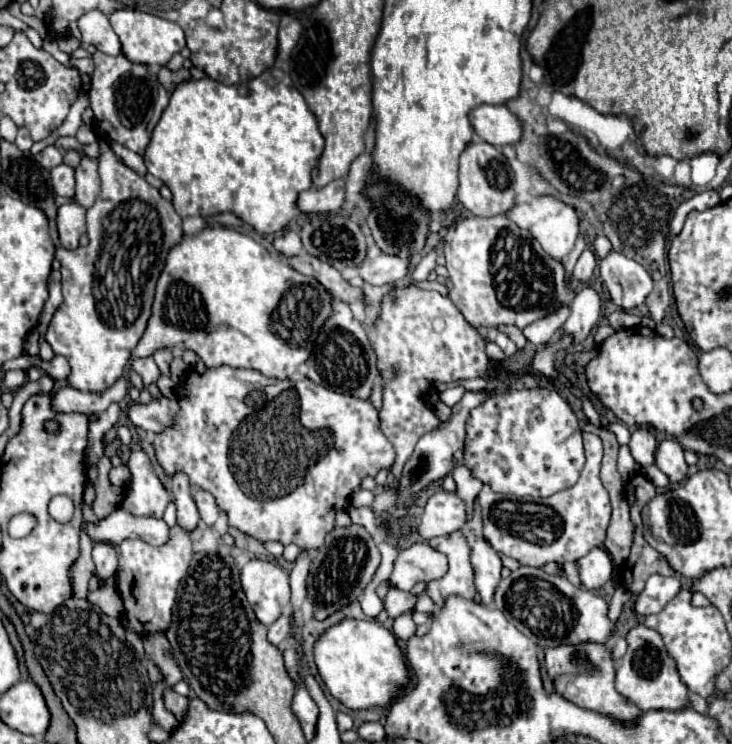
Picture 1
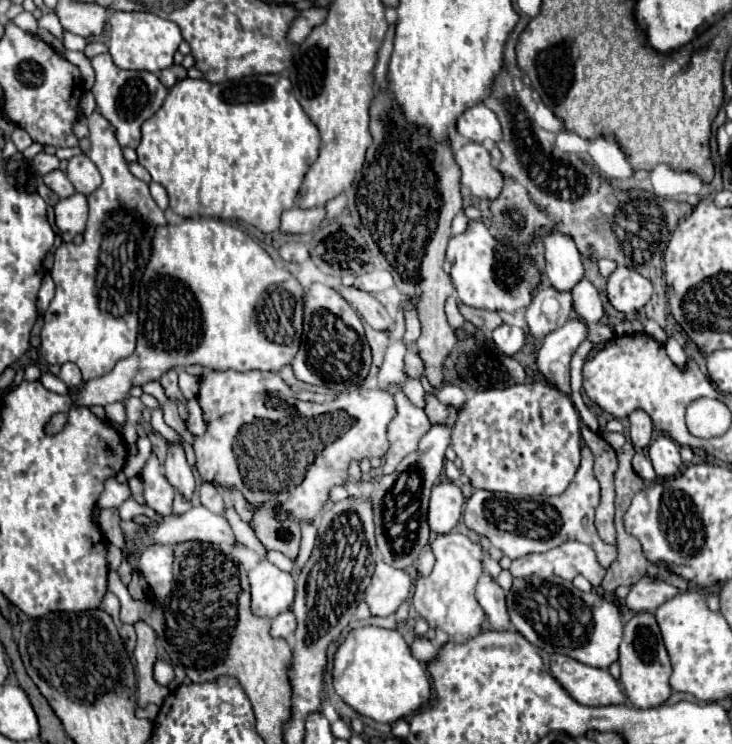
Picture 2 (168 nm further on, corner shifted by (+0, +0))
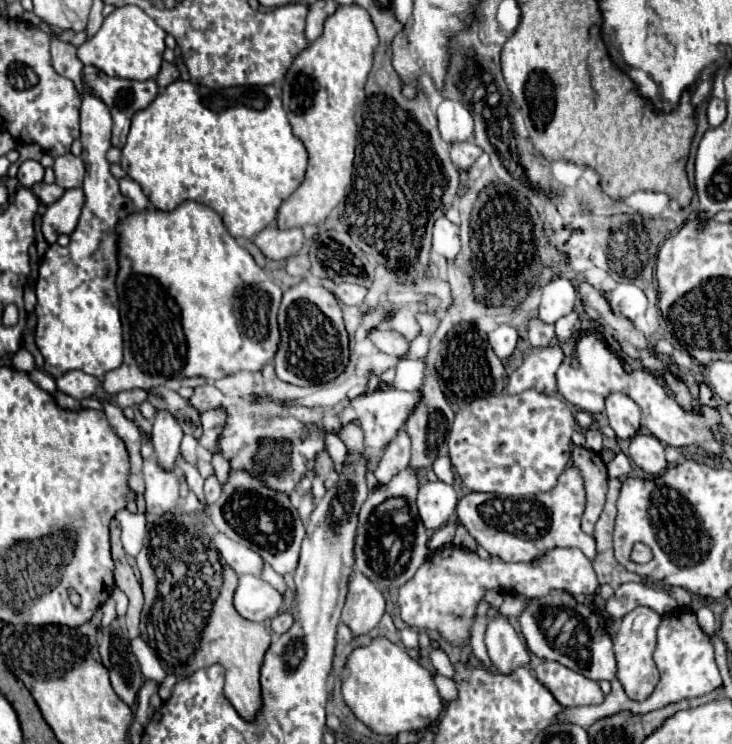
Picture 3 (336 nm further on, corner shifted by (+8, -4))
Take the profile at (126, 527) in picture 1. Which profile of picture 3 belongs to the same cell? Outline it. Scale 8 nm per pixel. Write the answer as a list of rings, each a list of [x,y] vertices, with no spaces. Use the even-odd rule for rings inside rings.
[[[213,532],[211,534],[213,544],[217,546],[219,554],[223,556],[223,560],[241,576],[241,574],[259,574],[261,572],[261,556],[245,546],[241,546],[235,540],[229,540],[229,536],[225,536],[223,532]]]

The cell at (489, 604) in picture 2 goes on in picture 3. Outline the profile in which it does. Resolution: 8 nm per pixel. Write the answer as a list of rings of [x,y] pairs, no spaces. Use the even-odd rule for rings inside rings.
[[[497,612],[489,620],[485,644],[493,666],[503,674],[511,674],[517,666],[529,664],[529,652],[525,648],[525,642],[513,628],[511,620],[501,612]]]

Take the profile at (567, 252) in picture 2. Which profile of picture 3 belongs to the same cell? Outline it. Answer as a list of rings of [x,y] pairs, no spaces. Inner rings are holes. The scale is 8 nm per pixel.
[[[557,276],[549,284],[541,286],[539,318],[543,322],[557,322],[561,316],[573,310],[575,302],[577,302],[577,290],[573,282],[565,276]]]

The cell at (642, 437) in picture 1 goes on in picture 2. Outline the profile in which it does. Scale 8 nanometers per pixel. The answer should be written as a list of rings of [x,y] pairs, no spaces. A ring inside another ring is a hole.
[[[633,410],[627,418],[629,418],[629,436],[633,446],[637,450],[645,448],[651,442],[651,434],[653,434],[653,424],[649,414],[643,410]]]

